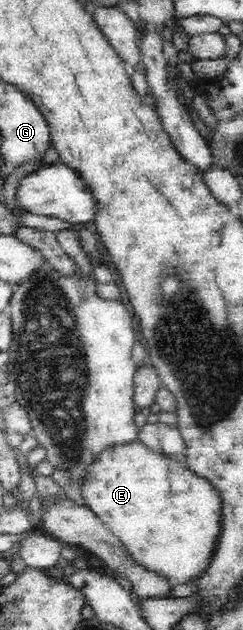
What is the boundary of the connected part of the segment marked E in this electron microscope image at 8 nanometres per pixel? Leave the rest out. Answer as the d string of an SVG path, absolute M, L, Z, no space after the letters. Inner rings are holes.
M138 441L128 446L114 447L99 457L94 465L91 466L91 476L81 491L85 503L88 505L87 507L111 530L111 534L119 539L120 545L124 547L124 550L131 557L131 561L136 565L141 566L147 572L155 573L157 576L164 578L169 584L175 584L175 586L187 586L189 582L199 580L207 572L207 568L211 565L216 554L220 542L219 538L221 538L223 532L223 496L209 480L188 470L185 468L185 465L179 464L161 454L151 452L151 450Z

